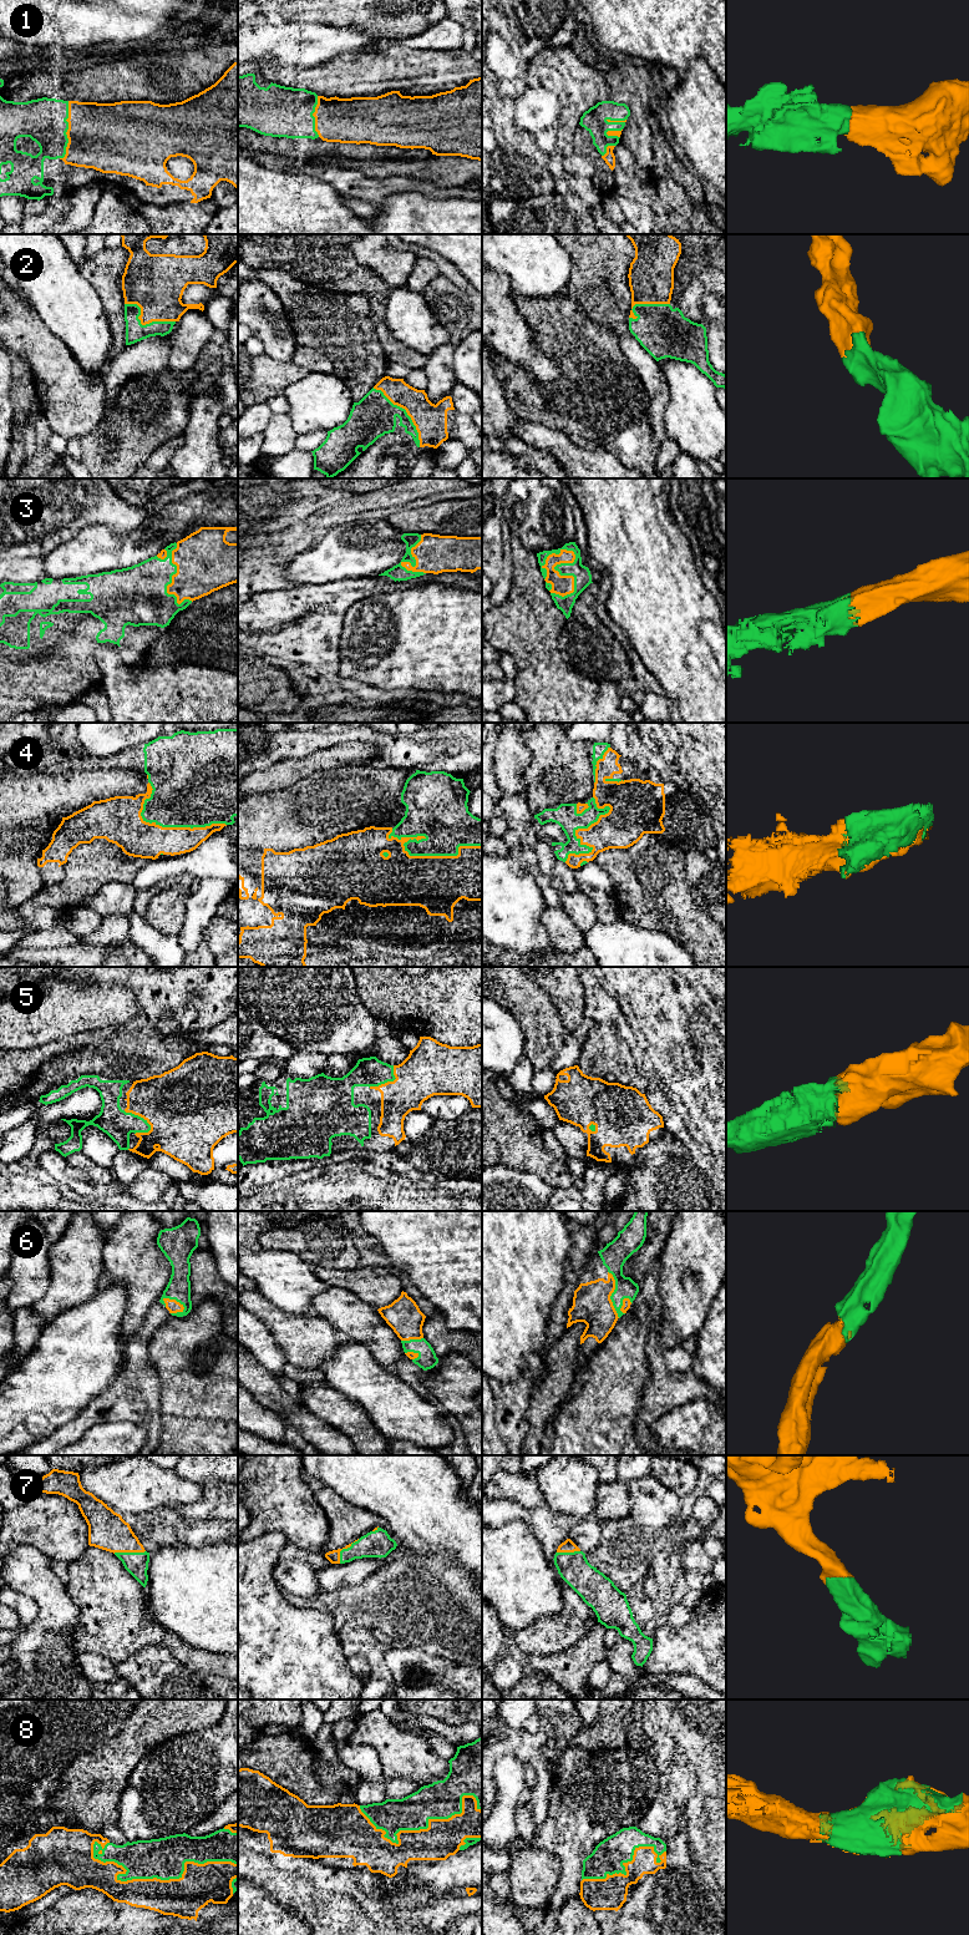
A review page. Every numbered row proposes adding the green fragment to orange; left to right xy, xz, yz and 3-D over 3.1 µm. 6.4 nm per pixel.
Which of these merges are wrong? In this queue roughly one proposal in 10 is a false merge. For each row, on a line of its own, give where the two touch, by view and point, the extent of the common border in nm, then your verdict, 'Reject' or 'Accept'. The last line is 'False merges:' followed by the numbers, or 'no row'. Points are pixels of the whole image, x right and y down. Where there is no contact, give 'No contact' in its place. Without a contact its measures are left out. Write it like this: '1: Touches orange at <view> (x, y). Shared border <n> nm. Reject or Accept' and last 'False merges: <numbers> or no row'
1: Touches orange at xy (67, 131). Shared border 380 nm. Accept
2: Touches orange at xz (406, 411). Shared border 500 nm. Accept
3: Touches orange at yz (547, 573). Shared border 320 nm. Accept
4: Touches orange at xz (430, 856). Shared border 600 nm. Accept
5: Touches orange at xy (138, 1115). Shared border 220 nm. Accept
6: Touches orange at yz (610, 1295). Shared border 320 nm. Accept
7: Touches orange at xy (128, 1551). Shared border 200 nm. Accept
8: Touches orange at xy (153, 1878). Shared border 950 nm. Accept
False merges: no row

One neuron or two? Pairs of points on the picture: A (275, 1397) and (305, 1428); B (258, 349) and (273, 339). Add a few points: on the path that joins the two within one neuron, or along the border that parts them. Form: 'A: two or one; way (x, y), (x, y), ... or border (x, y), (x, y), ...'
A: one; way (285, 1406), (293, 1407), (304, 1418)
B: two; border (252, 334), (262, 343), (264, 353)

